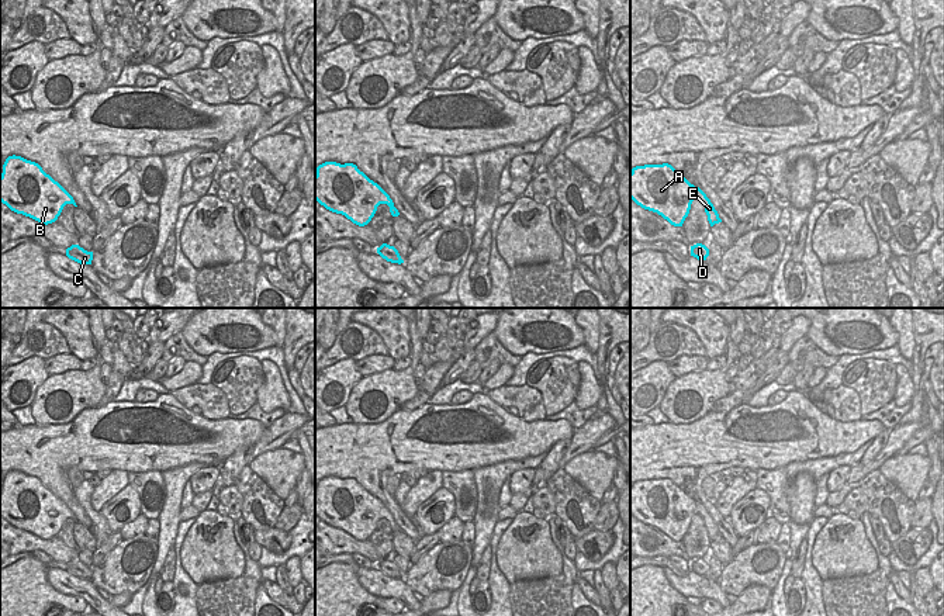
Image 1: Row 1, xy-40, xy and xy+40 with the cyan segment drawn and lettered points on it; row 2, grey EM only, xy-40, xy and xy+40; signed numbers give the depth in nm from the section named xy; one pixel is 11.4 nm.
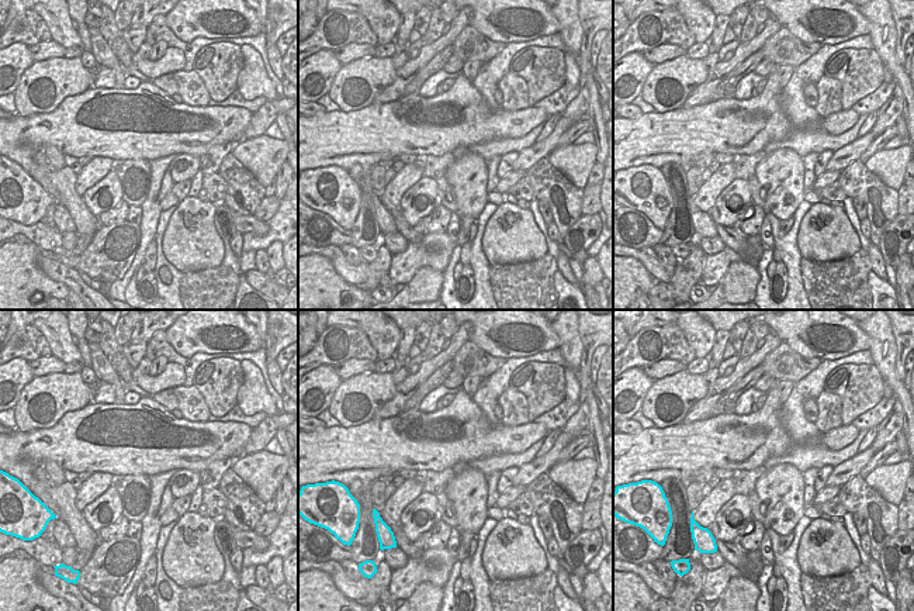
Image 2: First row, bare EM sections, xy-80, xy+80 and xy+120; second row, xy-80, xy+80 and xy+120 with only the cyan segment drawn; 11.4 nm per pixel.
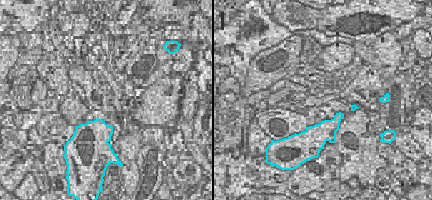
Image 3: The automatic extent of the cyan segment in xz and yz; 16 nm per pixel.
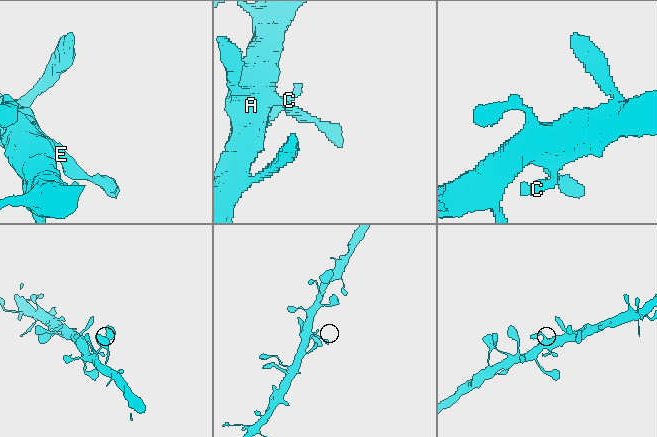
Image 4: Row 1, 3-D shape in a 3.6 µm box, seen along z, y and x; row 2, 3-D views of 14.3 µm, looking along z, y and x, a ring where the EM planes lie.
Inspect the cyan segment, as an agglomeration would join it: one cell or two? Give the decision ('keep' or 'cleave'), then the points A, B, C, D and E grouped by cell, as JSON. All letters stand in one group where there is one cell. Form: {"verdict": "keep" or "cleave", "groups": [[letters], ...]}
{"verdict": "keep", "groups": [["A", "B", "C", "D", "E"]]}

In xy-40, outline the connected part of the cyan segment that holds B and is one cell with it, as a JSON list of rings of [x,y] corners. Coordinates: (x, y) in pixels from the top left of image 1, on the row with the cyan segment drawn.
[[[15,155],[8,156],[3,165],[0,201],[11,211],[30,217],[42,225],[55,222],[66,204],[77,207],[73,197],[46,174],[38,163]]]

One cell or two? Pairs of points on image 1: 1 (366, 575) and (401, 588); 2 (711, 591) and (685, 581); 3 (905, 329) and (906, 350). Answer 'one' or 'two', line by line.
1: one
2: one
3: one

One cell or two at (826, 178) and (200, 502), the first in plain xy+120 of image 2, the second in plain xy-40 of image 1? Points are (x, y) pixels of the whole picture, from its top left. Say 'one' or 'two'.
one

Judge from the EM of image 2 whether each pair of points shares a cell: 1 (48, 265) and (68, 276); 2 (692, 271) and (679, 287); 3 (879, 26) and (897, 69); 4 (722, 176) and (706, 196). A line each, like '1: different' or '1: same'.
1: same
2: same
3: same
4: same

